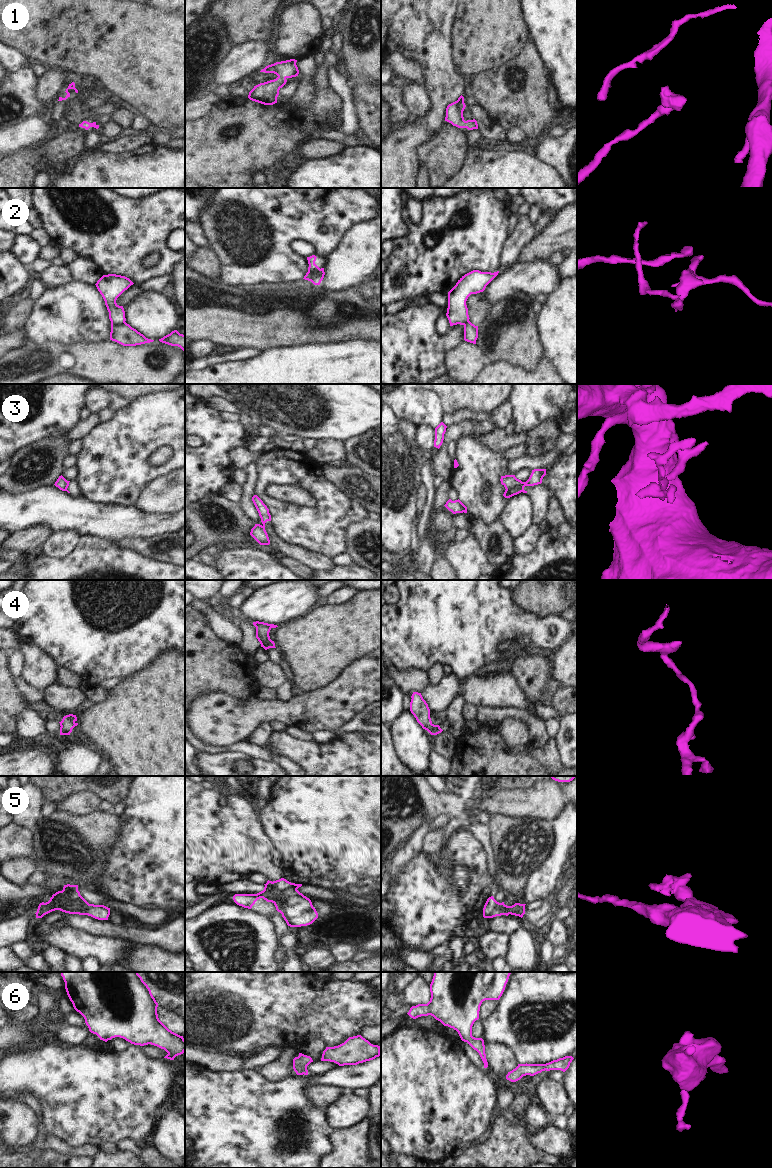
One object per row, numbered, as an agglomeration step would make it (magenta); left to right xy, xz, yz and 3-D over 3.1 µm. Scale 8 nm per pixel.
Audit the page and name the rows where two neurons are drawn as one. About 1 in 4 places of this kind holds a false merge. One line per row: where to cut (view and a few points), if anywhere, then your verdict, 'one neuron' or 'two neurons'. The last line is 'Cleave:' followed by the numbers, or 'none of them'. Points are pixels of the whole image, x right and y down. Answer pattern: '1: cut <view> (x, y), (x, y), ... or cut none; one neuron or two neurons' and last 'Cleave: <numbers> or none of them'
1: cut none; one neuron
2: cut xy (124, 321), (121, 323), (111, 323); two neurons
3: cut yz (506, 489), (520, 487), (522, 491); two neurons
4: cut none; one neuron
5: cut xz (292, 883), (283, 891), (283, 906), (279, 911); two neurons
6: cut none; one neuron
Cleave: 2, 3, 5

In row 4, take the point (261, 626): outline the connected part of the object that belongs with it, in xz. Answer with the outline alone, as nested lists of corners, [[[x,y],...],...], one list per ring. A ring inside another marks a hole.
[[[253,622],[253,625],[256,627],[256,638],[265,650],[269,648],[276,648],[274,641],[270,639],[269,632],[272,628],[278,627],[274,624],[268,624],[264,622]]]

